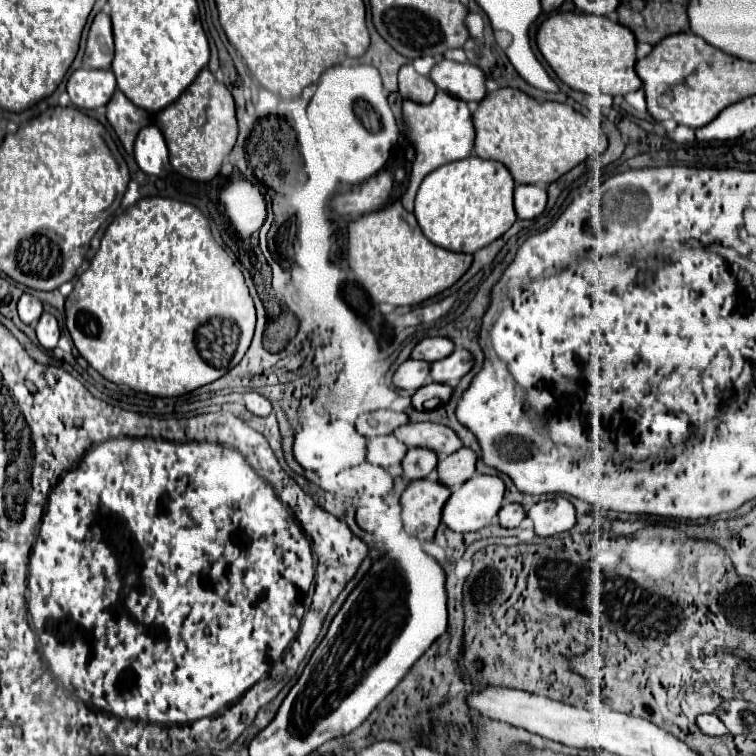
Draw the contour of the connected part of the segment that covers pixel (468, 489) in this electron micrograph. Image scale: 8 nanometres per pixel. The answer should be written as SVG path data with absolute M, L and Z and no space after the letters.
M475 474L459 488L453 488L449 500L443 506L441 520L447 528L451 528L455 532L475 532L495 520L495 516L501 508L501 502L503 502L503 492L505 492L505 484L499 476Z

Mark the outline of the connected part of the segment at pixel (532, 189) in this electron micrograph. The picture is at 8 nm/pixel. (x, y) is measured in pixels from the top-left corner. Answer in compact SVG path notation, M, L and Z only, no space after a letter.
M517 186L515 188L515 212L521 220L529 220L539 216L547 204L545 186Z

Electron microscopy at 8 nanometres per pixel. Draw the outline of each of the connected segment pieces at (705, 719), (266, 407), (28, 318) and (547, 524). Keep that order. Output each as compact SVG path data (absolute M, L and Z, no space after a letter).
M715 714L697 716L697 726L707 736L723 736L723 734L727 734L727 728L723 726L723 722Z
M247 392L245 394L245 406L255 416L269 416L271 414L271 402L257 392Z
M23 294L21 300L19 300L19 304L17 304L17 310L19 310L21 322L33 324L33 322L39 320L39 314L43 314L43 304L41 304L41 300L37 300L35 296Z
M551 498L537 502L527 518L533 522L533 530L537 536L547 538L561 532L567 532L575 526L575 508L567 498Z

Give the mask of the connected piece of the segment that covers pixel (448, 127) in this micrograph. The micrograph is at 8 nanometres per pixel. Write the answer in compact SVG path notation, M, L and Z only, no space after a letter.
M437 90L437 96L431 104L417 104L411 100L403 100L403 108L401 108L401 120L405 126L405 136L409 142L415 146L415 162L409 174L409 182L407 182L407 190L403 194L403 206L407 212L413 212L413 200L417 194L417 188L421 184L421 180L433 172L435 168L449 164L451 160L463 160L471 154L473 150L473 138L475 138L475 130L473 130L473 122L471 122L471 112L467 108L467 104L459 98L453 98L449 94L445 94L443 90Z

